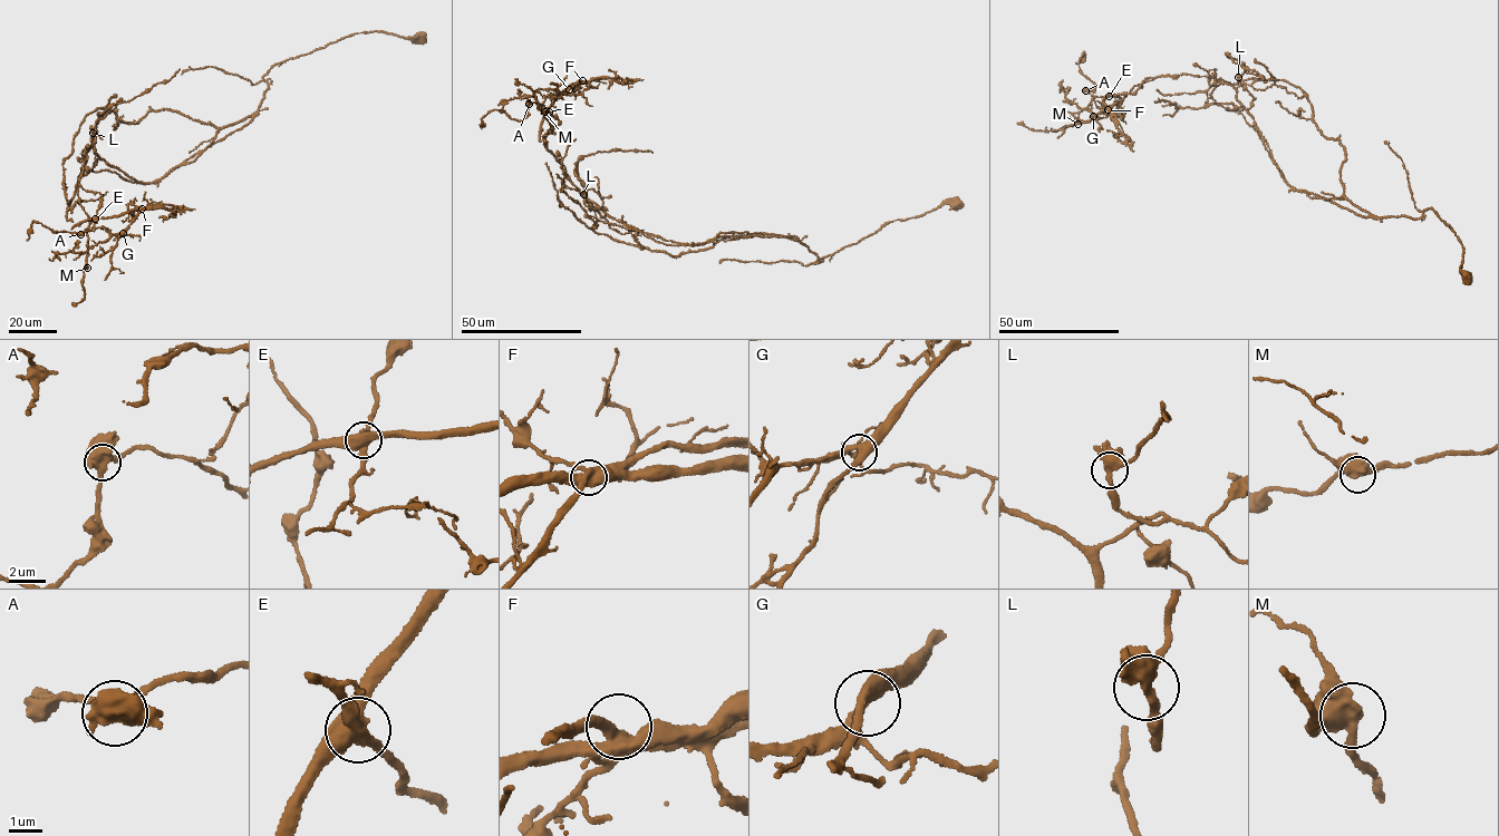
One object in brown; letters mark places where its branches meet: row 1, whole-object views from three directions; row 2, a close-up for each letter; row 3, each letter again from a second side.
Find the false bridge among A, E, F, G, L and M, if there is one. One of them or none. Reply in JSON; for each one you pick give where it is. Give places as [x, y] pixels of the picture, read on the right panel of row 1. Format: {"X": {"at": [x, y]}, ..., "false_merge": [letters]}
{"E": {"at": [1109, 96]}, "false_merge": ["E"]}

